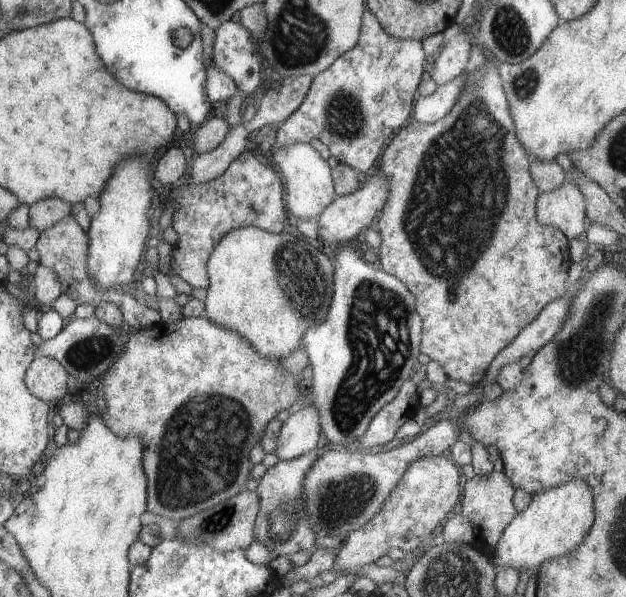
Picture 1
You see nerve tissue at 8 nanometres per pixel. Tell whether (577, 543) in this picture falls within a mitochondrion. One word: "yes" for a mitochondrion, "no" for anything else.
no

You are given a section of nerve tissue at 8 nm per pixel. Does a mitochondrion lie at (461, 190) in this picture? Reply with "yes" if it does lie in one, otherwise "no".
yes

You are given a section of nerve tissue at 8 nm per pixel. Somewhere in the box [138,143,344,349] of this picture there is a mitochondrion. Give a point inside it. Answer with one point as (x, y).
(299, 276)

